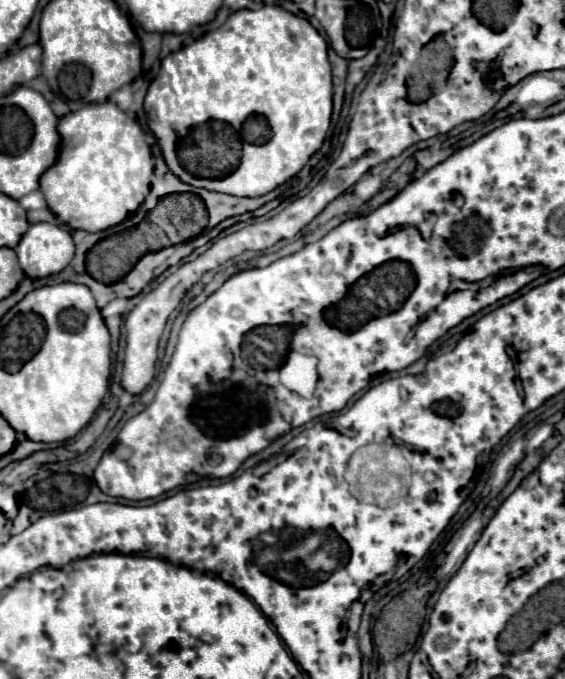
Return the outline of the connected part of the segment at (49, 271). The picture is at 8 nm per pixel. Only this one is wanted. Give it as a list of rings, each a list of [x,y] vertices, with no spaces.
[[[36,223],[24,233],[16,247],[20,267],[32,279],[60,273],[74,257],[74,241],[70,231],[52,225]]]

